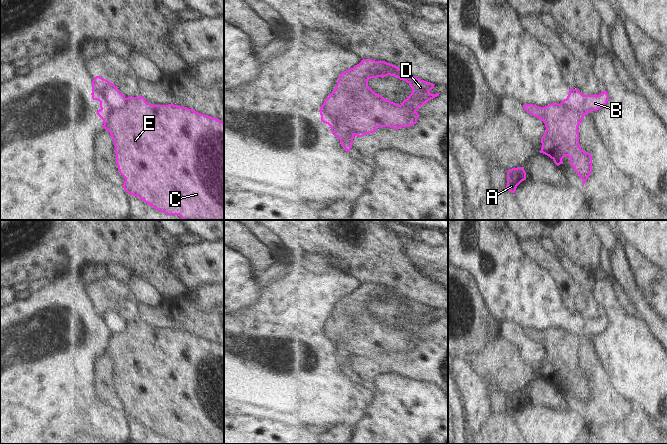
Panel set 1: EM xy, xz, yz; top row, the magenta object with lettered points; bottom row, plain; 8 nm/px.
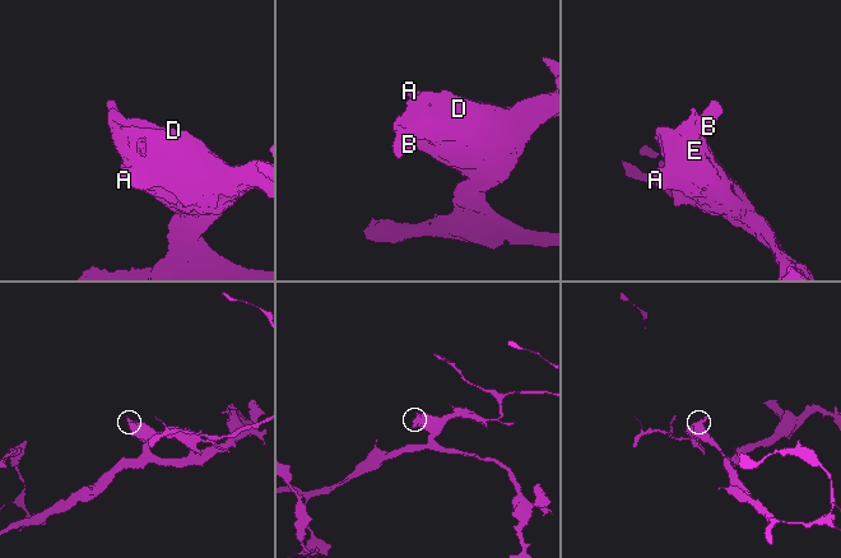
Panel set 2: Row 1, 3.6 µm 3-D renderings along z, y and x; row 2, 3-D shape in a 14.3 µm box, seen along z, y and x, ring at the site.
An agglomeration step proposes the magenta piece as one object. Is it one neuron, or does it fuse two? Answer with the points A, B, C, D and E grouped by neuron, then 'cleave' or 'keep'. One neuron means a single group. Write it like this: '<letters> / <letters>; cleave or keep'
A C D E / B; cleave

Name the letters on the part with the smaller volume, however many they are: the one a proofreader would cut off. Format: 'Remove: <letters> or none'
Remove: B.

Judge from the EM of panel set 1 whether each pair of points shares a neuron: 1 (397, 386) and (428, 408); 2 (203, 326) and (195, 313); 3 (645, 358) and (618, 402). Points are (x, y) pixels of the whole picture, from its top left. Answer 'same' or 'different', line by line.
1: same
2: same
3: different

